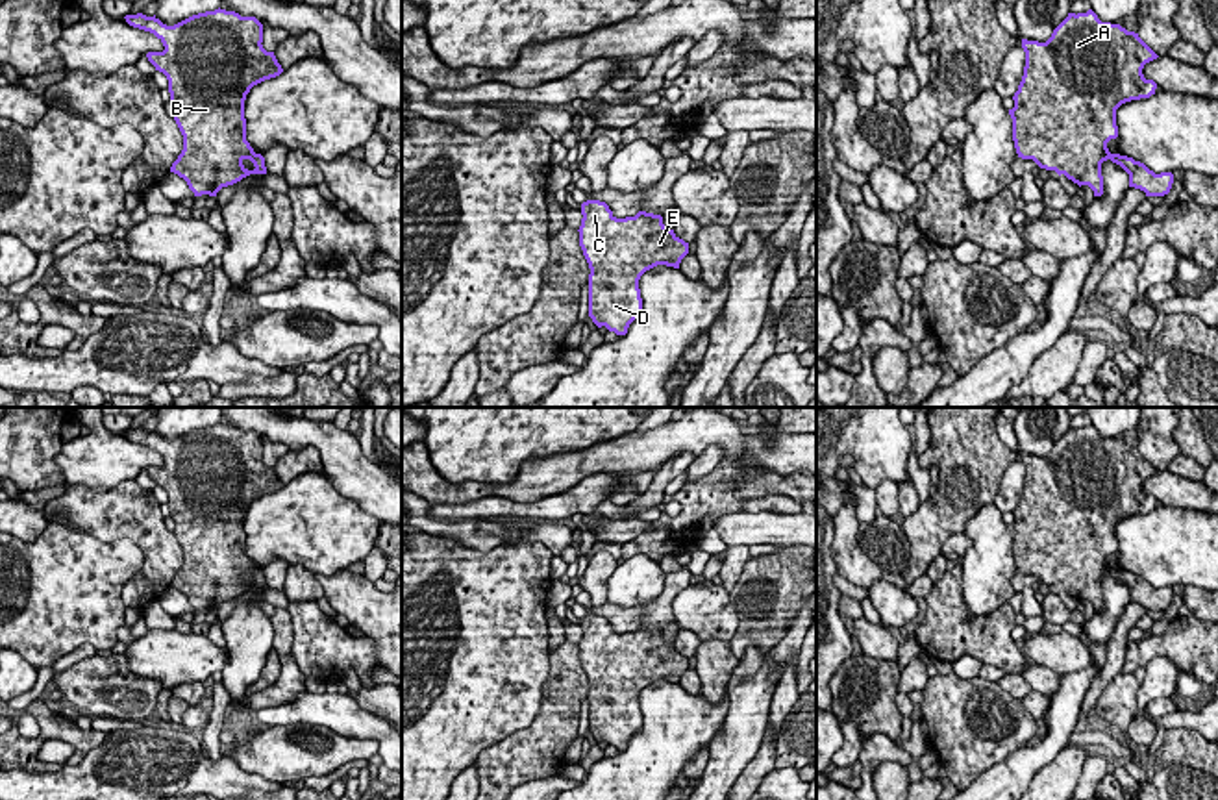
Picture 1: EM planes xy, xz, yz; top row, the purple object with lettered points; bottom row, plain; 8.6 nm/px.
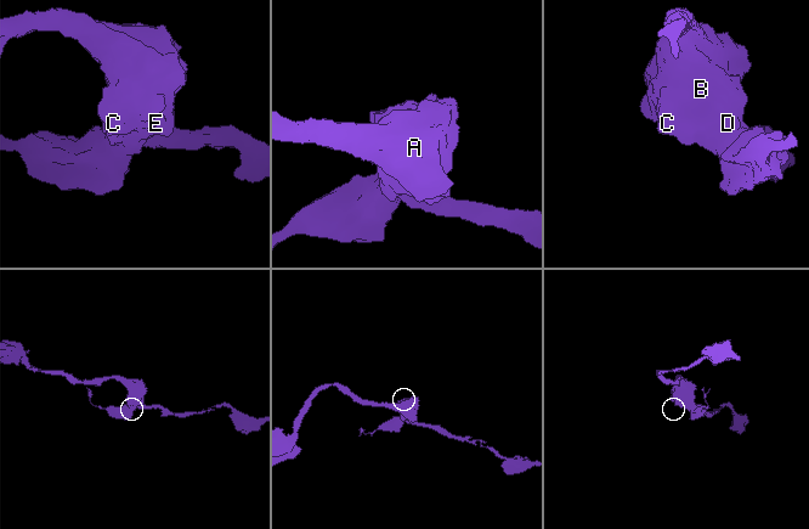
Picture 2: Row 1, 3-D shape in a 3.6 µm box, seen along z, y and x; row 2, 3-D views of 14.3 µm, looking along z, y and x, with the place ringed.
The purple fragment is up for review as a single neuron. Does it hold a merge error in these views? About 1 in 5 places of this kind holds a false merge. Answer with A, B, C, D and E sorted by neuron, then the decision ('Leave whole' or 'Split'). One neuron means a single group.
Groups: A B C D E. Leave whole

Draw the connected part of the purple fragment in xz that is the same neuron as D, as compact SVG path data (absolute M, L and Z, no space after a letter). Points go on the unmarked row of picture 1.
M600 615L581 619L579 661L589 678L589 731L616 750L642 728L640 691L666 680L679 683L689 657L663 639L661 630L639 626L616 633Z

